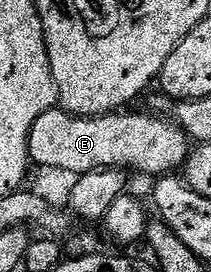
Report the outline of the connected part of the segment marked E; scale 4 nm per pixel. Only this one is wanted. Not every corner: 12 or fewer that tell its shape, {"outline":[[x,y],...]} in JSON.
{"outline":[[44,112],[36,167],[170,176],[192,153],[177,122]]}

